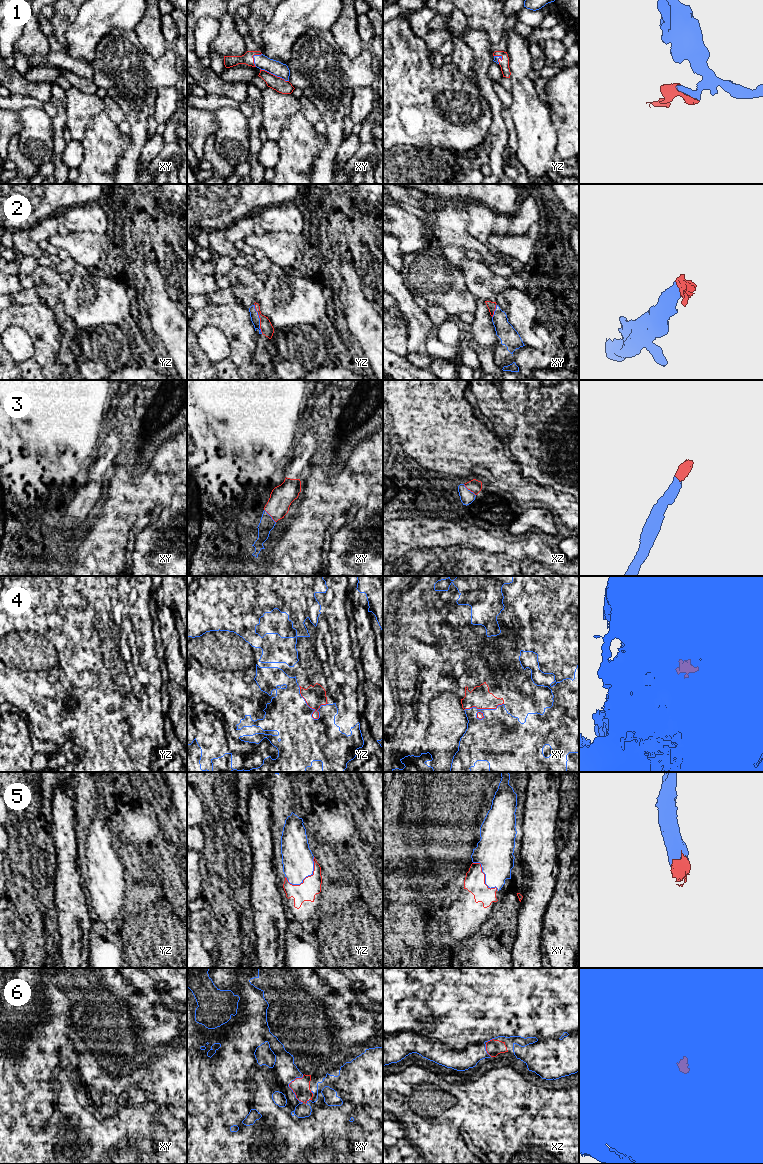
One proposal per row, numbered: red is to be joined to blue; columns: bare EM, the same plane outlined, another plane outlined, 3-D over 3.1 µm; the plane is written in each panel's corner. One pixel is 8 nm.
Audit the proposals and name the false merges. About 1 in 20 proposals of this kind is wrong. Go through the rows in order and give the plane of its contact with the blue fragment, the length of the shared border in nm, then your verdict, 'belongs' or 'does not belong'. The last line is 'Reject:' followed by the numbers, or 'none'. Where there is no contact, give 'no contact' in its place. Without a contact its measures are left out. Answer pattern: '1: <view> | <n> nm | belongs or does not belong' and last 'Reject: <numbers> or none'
1: xy | 260 nm | belongs
2: yz | 240 nm | belongs
3: xz | 140 nm | belongs
4: yz | 320 nm | belongs
5: yz | 300 nm | belongs
6: xy | 220 nm | belongs
Reject: none

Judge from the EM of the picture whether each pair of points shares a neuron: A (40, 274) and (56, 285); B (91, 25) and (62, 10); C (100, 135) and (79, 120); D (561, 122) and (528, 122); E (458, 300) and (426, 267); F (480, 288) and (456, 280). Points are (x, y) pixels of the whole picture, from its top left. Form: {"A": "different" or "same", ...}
{"A": "same", "B": "different", "C": "different", "D": "different", "E": "same", "F": "different"}

